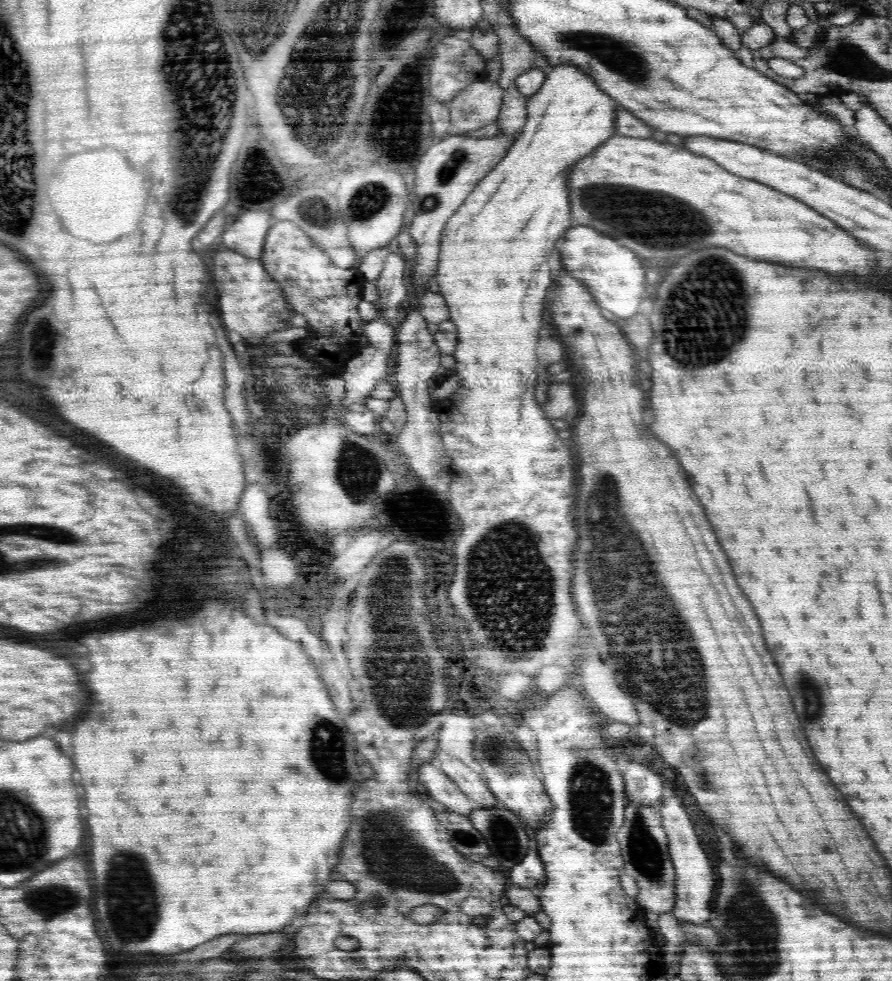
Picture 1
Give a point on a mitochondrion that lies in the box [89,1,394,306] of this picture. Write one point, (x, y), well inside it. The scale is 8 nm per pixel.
(186, 204)

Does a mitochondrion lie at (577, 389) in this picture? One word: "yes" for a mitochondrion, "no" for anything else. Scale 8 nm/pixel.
no

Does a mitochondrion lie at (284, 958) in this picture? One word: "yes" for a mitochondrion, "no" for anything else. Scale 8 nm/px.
no

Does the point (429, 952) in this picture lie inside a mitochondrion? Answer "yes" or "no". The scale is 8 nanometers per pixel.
no

